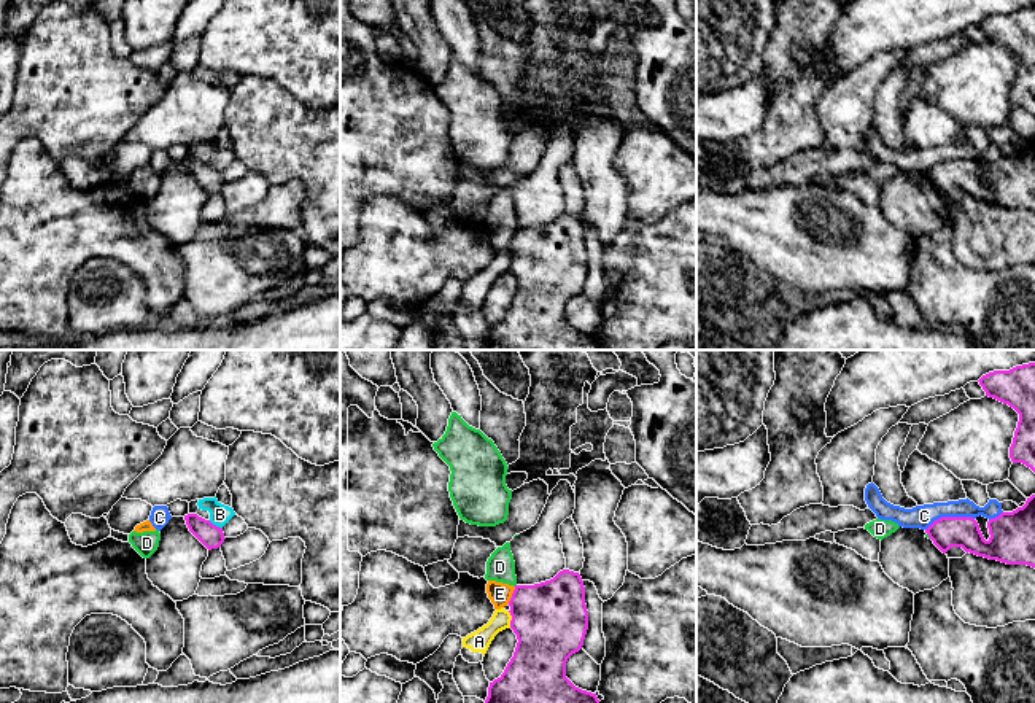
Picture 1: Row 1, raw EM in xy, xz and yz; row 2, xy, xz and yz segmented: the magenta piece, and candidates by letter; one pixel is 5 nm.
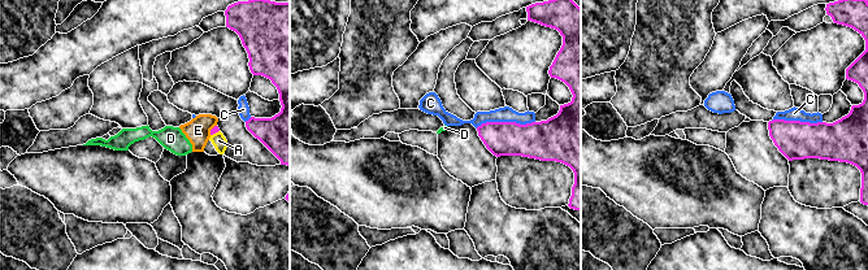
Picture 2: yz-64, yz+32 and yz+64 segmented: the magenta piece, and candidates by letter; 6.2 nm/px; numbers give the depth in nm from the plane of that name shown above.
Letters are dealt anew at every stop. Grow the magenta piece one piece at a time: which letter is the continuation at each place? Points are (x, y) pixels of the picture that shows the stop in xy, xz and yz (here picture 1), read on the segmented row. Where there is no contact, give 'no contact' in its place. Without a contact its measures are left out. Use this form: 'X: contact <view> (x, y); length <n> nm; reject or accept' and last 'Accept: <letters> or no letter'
A: contact xz (512, 619); length 90 nm; reject
B: contact xy (215, 525); length 80 nm; reject
C: contact yz (949, 517); length 260 nm; reject
D: contact yz (929, 536); length 40 nm; reject
E: contact xz (512, 595); length 100 nm; reject
Accept: no letter

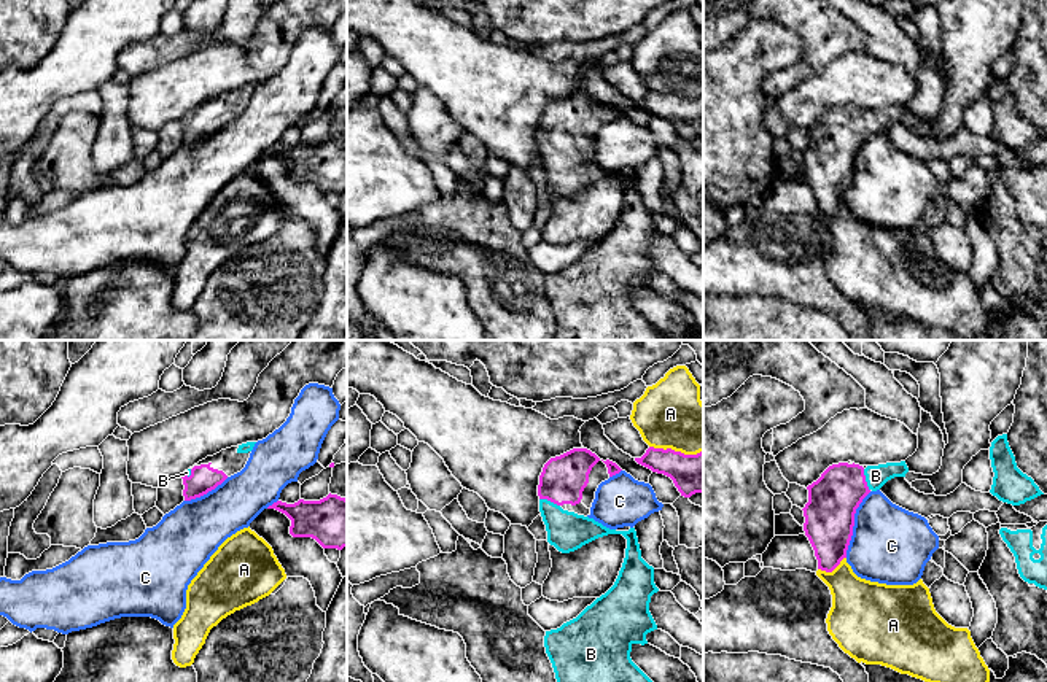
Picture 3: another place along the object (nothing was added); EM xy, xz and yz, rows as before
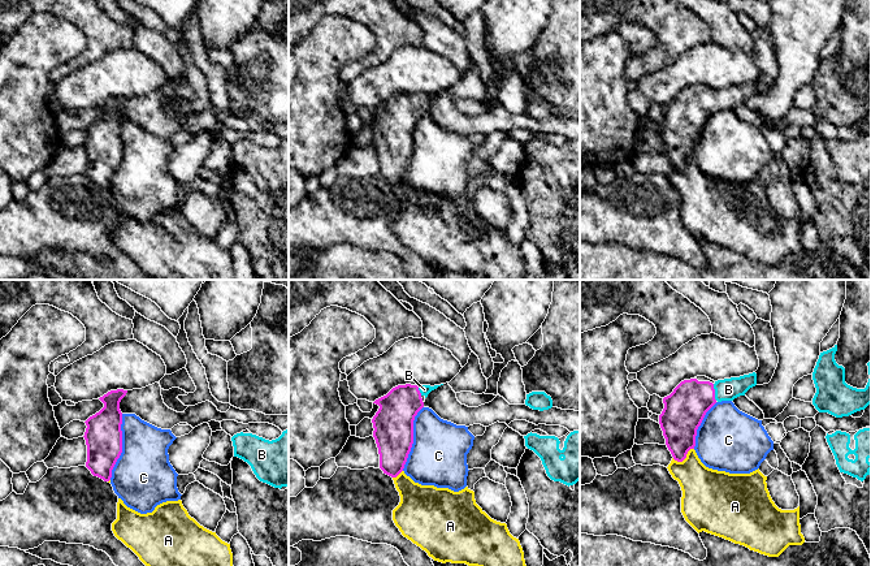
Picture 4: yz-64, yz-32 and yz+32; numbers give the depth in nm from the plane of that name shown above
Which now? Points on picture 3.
A: contact xz (677, 452); length 280 nm; reject
B: contact yz (864, 480); length 120 nm; accept
C: contact yz (853, 525); length 360 nm; reject
Accept: B

